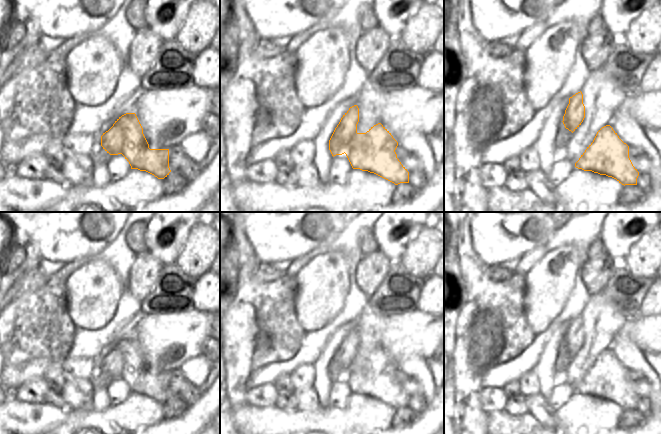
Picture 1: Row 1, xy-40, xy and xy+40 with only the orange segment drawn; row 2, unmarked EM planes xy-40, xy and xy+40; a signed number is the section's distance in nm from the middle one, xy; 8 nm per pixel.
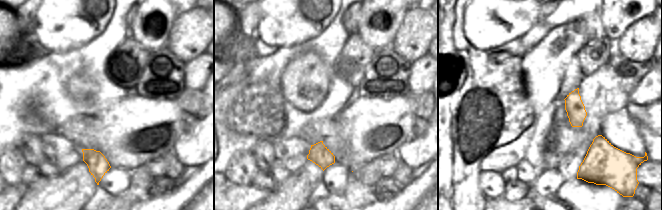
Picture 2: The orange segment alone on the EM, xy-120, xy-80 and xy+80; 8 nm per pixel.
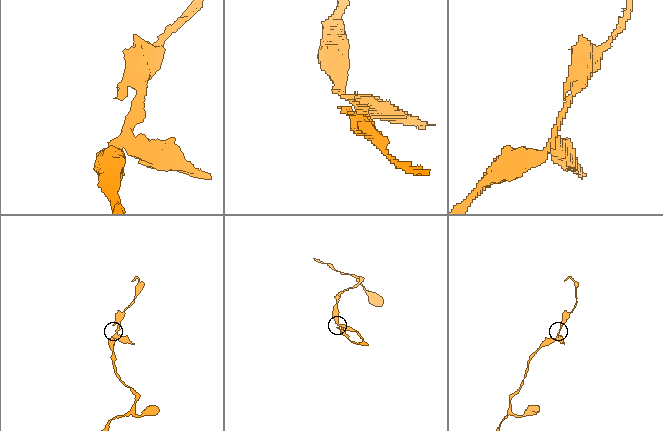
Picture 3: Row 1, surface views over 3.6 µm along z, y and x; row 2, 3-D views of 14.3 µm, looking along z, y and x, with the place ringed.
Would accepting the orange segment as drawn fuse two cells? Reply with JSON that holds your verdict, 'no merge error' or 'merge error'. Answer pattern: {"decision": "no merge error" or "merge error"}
{"decision": "merge error"}

